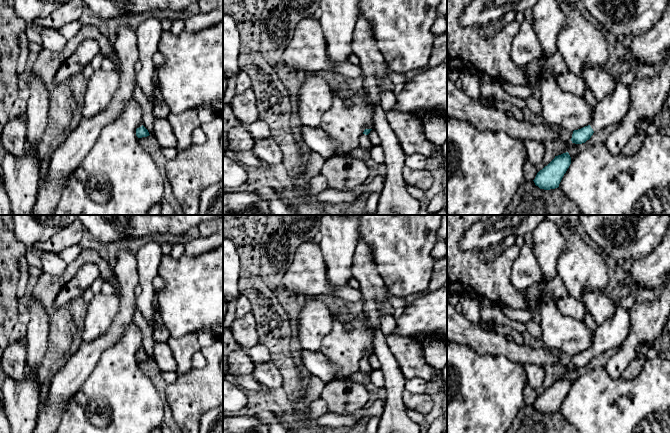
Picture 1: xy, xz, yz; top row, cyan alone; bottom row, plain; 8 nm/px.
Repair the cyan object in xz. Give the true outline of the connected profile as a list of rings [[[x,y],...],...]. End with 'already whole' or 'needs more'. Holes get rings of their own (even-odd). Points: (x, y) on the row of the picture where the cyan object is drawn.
[[[365,129],[363,134],[359,138],[359,146],[366,152],[370,151],[370,149],[372,148],[371,142],[368,137],[368,134],[371,130],[372,129]]]; needs more

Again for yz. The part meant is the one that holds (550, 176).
[[[568,152],[555,156],[547,166],[537,173],[533,180],[535,185],[544,190],[558,188],[570,164],[571,157]]]; already whole

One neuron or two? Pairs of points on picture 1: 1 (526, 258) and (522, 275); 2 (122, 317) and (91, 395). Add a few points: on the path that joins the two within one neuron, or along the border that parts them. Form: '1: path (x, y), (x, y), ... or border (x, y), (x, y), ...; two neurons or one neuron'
1: path (526, 262), (526, 271); one neuron
2: border (125, 327), (122, 336), (102, 352), (96, 364); two neurons

